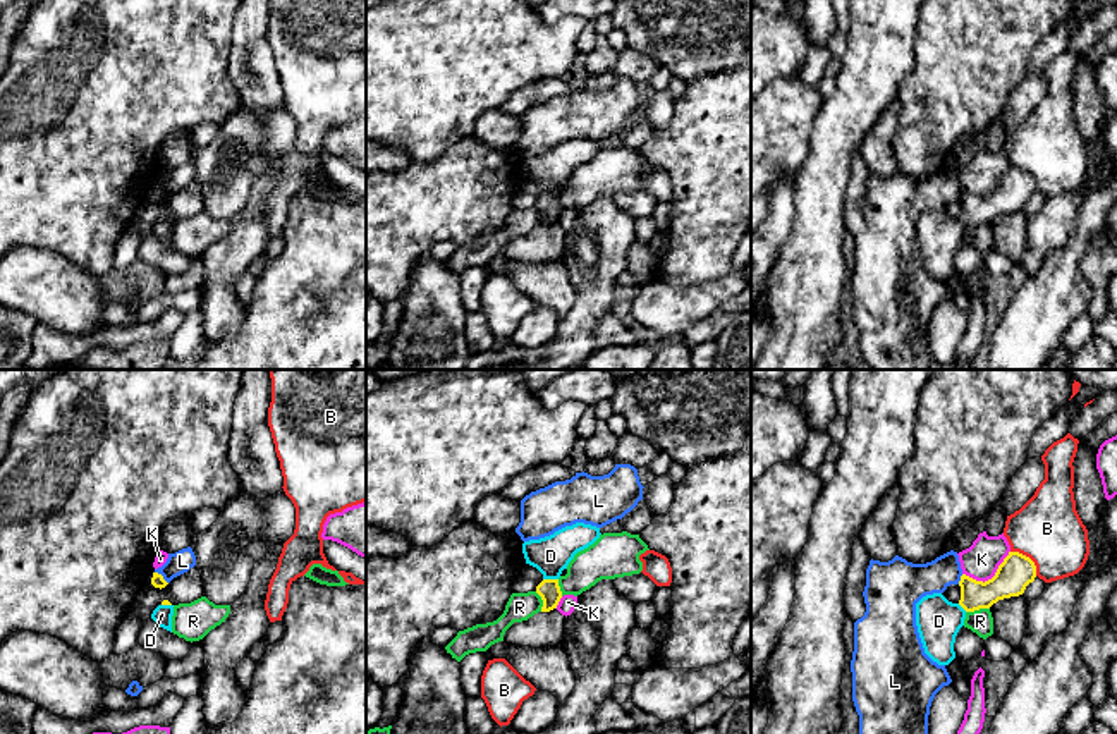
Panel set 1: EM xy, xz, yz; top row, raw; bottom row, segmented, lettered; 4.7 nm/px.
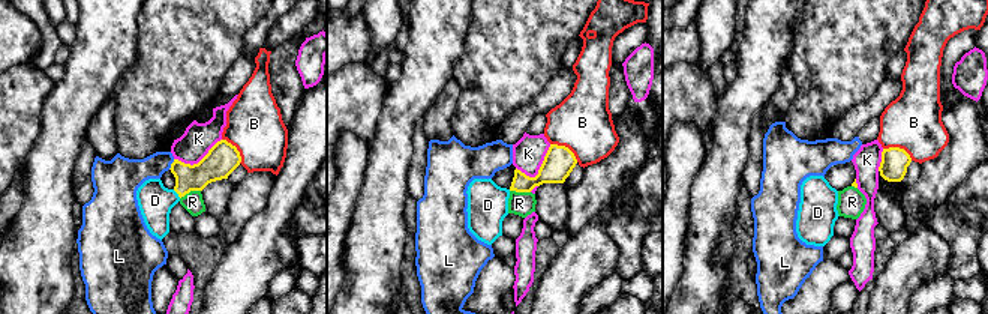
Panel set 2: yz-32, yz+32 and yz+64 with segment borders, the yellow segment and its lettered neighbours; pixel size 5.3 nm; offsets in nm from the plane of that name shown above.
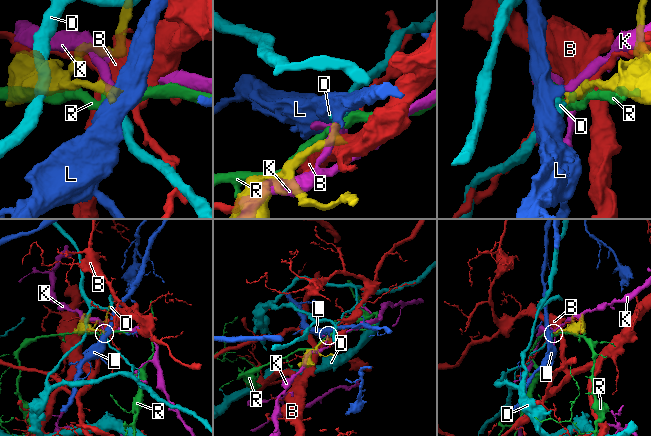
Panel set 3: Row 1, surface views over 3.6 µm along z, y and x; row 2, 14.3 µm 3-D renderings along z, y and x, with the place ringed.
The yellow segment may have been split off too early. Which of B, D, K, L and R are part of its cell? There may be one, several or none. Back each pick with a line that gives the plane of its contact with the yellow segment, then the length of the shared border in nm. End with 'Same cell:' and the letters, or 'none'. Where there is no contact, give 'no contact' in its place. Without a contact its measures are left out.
D: contact in xz; length 70 nm
Same cell: D

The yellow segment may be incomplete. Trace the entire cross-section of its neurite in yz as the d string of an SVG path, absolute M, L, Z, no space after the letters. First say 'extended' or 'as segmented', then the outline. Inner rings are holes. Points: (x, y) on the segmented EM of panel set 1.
extended; M1009 552L995 576L985 583L962 574L957 603L949 602L942 593L923 596L916 603L916 626L925 653L938 665L949 665L955 658L954 643L966 614L1022 595L1035 578L1035 562L1019 552Z

